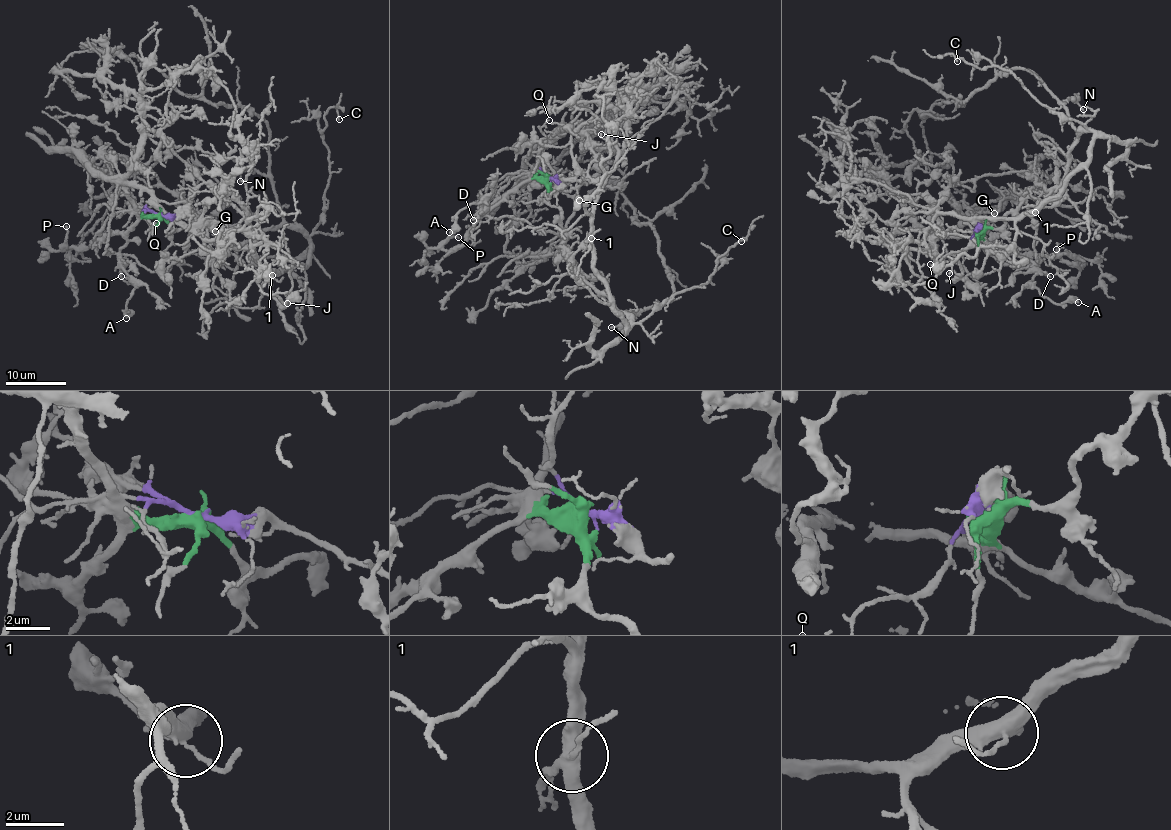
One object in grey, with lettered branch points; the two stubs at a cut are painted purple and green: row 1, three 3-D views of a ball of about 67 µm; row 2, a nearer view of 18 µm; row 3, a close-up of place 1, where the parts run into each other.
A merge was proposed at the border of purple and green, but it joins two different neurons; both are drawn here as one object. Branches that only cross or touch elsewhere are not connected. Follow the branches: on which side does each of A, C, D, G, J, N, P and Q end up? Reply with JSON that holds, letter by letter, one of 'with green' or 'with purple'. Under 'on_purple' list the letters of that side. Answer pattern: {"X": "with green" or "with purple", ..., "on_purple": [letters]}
{"A": "with green", "C": "with purple", "D": "with green", "G": "with purple", "J": "with purple", "N": "with purple", "P": "with green", "Q": "with purple", "on_purple": ["C", "G", "J", "N", "Q"]}

